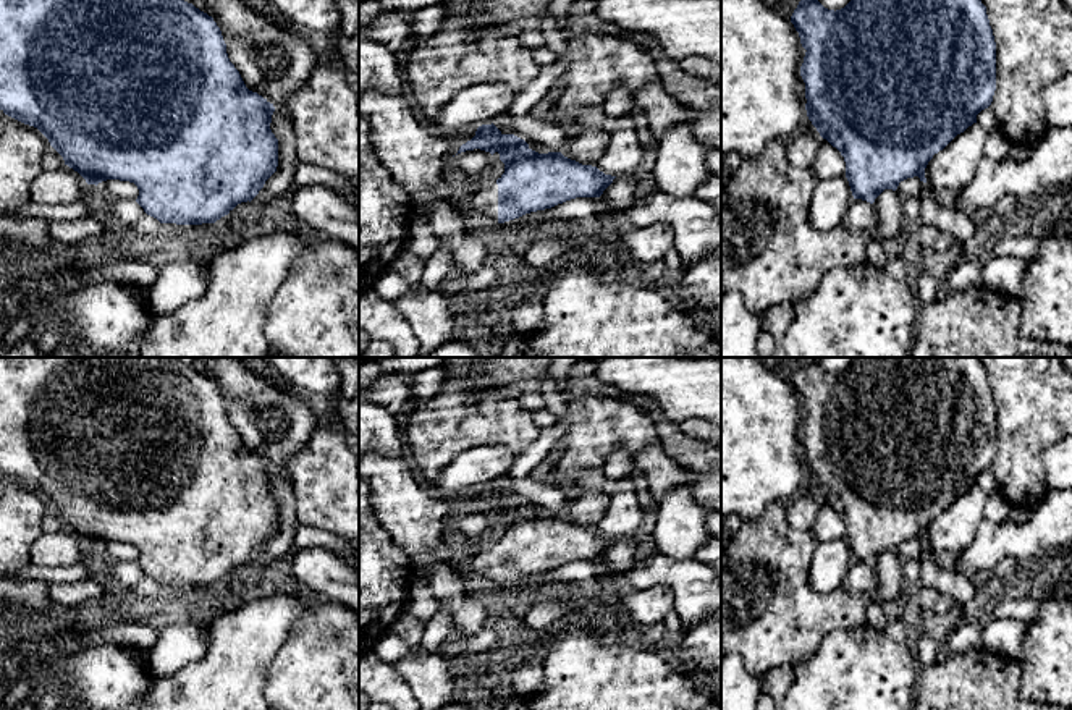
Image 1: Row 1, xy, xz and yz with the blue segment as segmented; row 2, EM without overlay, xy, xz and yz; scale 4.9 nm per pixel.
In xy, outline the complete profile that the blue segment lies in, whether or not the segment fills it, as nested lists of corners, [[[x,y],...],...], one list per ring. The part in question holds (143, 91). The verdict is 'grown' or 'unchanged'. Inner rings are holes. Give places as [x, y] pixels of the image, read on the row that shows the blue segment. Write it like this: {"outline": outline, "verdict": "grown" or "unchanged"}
{"outline": [[[0,0],[0,110],[24,125],[37,128],[49,139],[50,146],[63,157],[65,165],[78,171],[87,184],[97,186],[107,180],[134,183],[139,189],[136,202],[147,215],[157,218],[160,223],[215,223],[222,217],[228,215],[238,204],[247,201],[251,202],[278,167],[278,139],[270,129],[272,115],[275,112],[273,104],[246,87],[239,71],[228,58],[226,44],[213,18],[184,0]]], "verdict": "unchanged"}

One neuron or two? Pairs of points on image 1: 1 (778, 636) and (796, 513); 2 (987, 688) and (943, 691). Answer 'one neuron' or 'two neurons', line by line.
1: two neurons
2: one neuron

